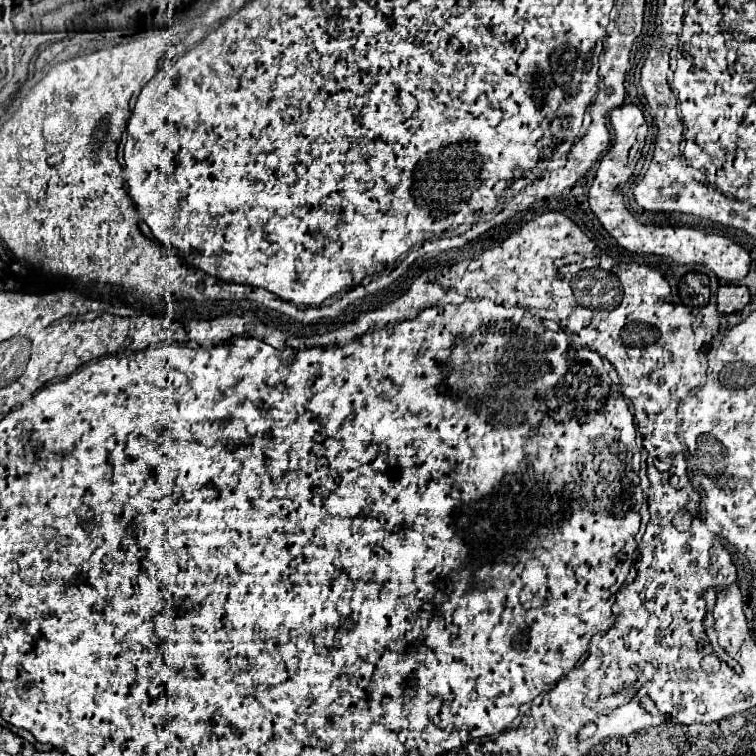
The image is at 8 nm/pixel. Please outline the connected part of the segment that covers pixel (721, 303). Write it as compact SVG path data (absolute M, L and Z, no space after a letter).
M721 285L717 291L717 311L741 311L749 303L749 289L743 285Z

